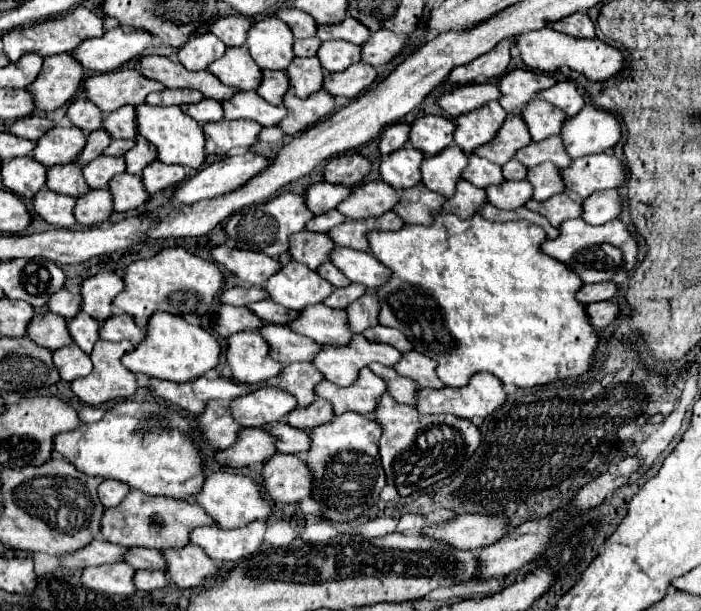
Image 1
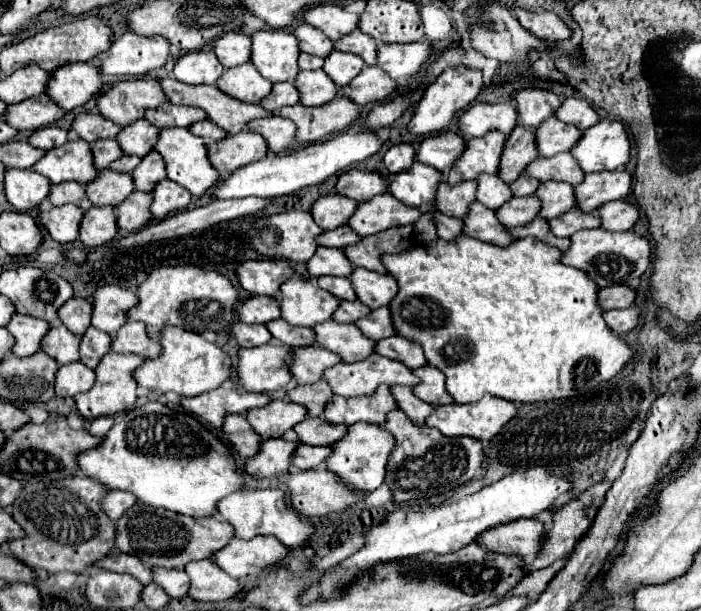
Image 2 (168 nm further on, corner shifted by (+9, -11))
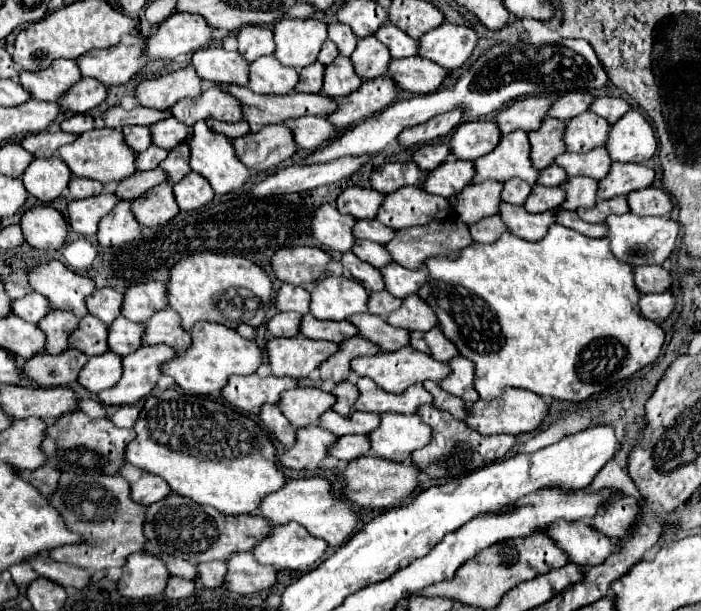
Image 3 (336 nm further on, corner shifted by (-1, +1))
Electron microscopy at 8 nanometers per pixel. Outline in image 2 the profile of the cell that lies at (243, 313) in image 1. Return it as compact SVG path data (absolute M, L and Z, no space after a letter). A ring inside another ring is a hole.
M244 322L232 324L228 330L228 336L234 338L242 348L262 346L272 338L270 332L264 328L264 324L244 324Z

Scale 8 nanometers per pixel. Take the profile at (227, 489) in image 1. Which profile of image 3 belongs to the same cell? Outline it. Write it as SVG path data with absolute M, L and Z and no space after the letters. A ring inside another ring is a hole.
M320 476L288 480L284 488L280 488L278 492L274 492L274 494L266 496L266 500L262 500L260 514L266 516L272 524L298 522L312 536L324 538L334 548L344 544L354 534L354 528L360 520L360 516L352 510L352 502L346 496L336 494L332 490L332 484L326 478L320 478Z

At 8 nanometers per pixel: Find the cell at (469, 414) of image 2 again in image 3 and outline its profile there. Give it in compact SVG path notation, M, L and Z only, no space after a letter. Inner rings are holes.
M510 388L510 392L506 392L506 396L502 396L502 400L478 400L474 404L468 404L468 418L466 424L470 424L470 428L478 430L482 436L494 436L494 434L524 434L524 432L534 432L542 426L544 418L548 416L550 404L530 392L530 390L518 390L518 388Z

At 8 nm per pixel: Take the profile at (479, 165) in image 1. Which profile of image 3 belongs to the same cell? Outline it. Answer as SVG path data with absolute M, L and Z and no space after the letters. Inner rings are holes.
M508 180L504 184L504 190L502 190L502 200L508 202L508 204L516 204L516 206L522 206L530 194L530 184L522 182L522 180Z

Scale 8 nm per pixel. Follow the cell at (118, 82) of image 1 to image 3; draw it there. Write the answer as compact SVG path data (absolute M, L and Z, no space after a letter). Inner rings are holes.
M182 68L178 72L150 78L138 84L136 98L142 106L168 110L182 98L196 98L202 94L202 80L194 68Z

